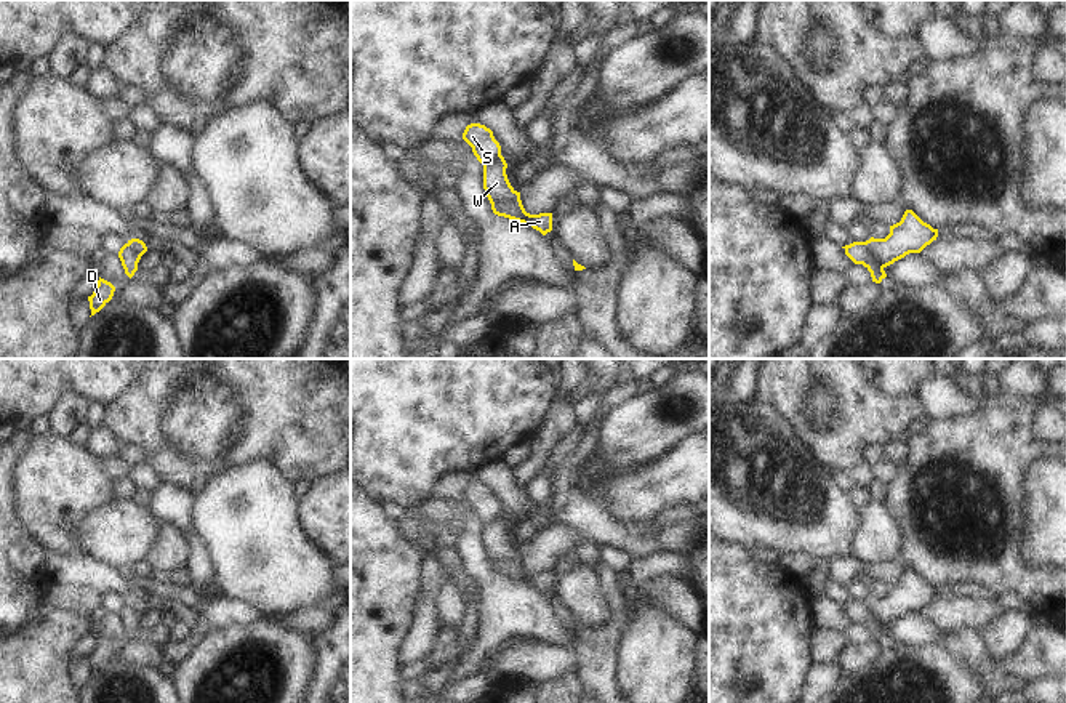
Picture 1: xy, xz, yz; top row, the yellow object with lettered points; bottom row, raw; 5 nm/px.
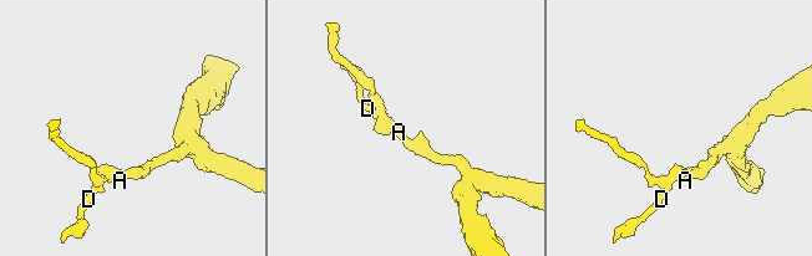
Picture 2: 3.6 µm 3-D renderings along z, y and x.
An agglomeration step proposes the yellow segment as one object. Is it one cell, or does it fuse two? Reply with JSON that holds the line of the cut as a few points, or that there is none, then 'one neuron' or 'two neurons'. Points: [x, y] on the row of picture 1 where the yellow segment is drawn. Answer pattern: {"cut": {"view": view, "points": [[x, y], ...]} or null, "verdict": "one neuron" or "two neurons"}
{"cut": {"view": "yz", "points": [[863, 242], [882, 268]]}, "verdict": "two neurons"}

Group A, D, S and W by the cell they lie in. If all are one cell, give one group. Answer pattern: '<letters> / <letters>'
A D W / S

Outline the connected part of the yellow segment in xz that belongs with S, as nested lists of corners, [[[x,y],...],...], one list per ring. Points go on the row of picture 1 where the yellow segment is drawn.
[[[471,123],[463,133],[463,139],[472,147],[477,160],[485,167],[501,155],[501,146],[493,131],[480,123]]]

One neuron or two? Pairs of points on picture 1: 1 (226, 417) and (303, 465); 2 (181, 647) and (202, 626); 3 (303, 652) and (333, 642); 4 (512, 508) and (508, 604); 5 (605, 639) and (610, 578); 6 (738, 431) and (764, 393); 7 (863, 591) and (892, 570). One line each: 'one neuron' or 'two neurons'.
1: one neuron
2: one neuron
3: two neurons
4: one neuron
5: one neuron
6: two neurons
7: two neurons

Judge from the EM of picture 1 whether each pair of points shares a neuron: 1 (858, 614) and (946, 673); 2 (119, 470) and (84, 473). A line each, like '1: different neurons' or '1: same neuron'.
1: same neuron
2: different neurons

